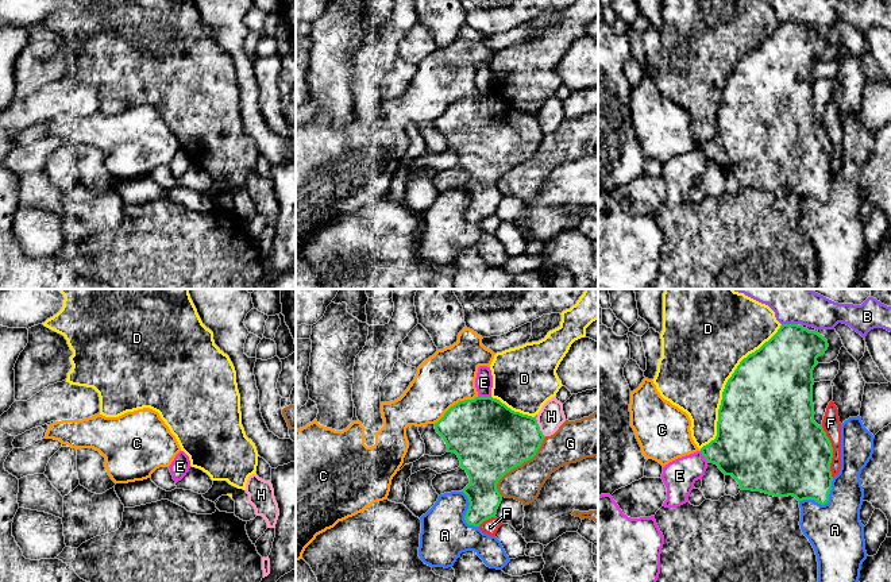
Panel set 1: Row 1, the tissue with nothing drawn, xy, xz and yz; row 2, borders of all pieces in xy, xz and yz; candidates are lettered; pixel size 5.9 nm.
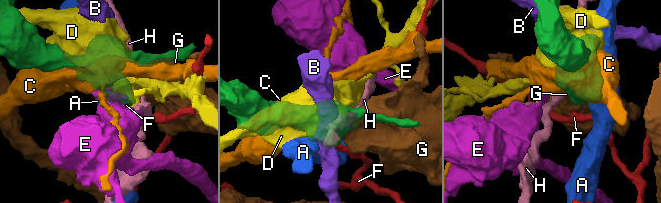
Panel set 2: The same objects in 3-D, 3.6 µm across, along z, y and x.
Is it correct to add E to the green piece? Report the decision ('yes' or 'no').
no

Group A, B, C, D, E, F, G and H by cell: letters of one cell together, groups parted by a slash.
A / B / C / D / E / F / G / H

